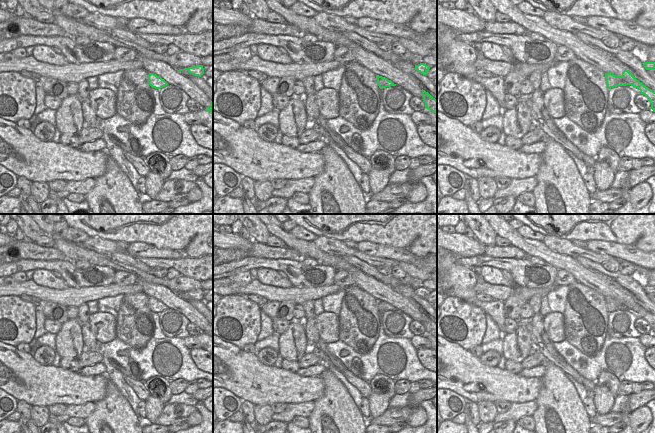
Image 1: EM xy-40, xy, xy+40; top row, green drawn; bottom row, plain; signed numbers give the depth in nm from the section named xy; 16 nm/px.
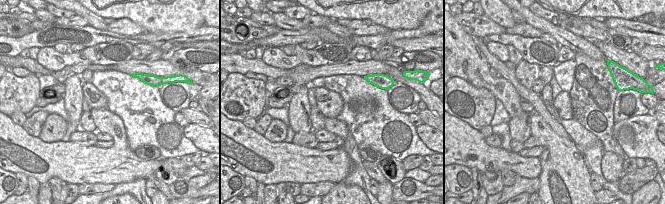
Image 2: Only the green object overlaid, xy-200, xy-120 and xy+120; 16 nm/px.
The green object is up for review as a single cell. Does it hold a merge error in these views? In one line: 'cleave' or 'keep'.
cleave

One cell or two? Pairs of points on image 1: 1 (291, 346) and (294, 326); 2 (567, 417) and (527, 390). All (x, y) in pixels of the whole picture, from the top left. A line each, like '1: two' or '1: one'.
1: one
2: two

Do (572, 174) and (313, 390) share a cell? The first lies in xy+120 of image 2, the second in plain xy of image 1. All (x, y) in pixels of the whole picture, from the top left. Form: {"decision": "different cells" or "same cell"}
{"decision": "different cells"}

